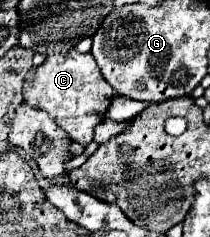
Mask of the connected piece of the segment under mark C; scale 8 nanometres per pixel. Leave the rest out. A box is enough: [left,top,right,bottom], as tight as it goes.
[22,50,114,146]

